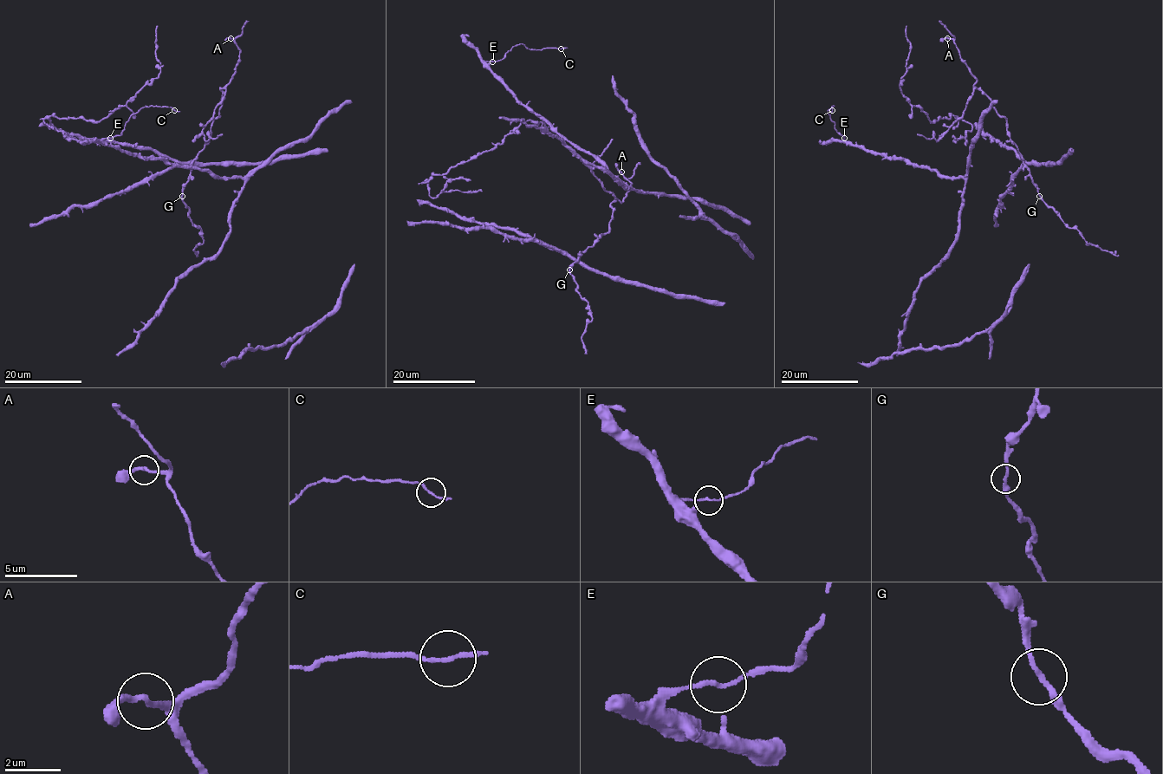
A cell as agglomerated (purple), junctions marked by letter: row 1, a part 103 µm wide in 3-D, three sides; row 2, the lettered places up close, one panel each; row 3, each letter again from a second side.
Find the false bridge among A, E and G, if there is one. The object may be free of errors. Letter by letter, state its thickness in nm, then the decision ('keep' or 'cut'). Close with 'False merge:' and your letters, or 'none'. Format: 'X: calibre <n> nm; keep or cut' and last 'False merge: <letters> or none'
A: calibre 200 nm; keep
E: calibre 130 nm; cut
G: calibre 220 nm; keep
False merge: E

